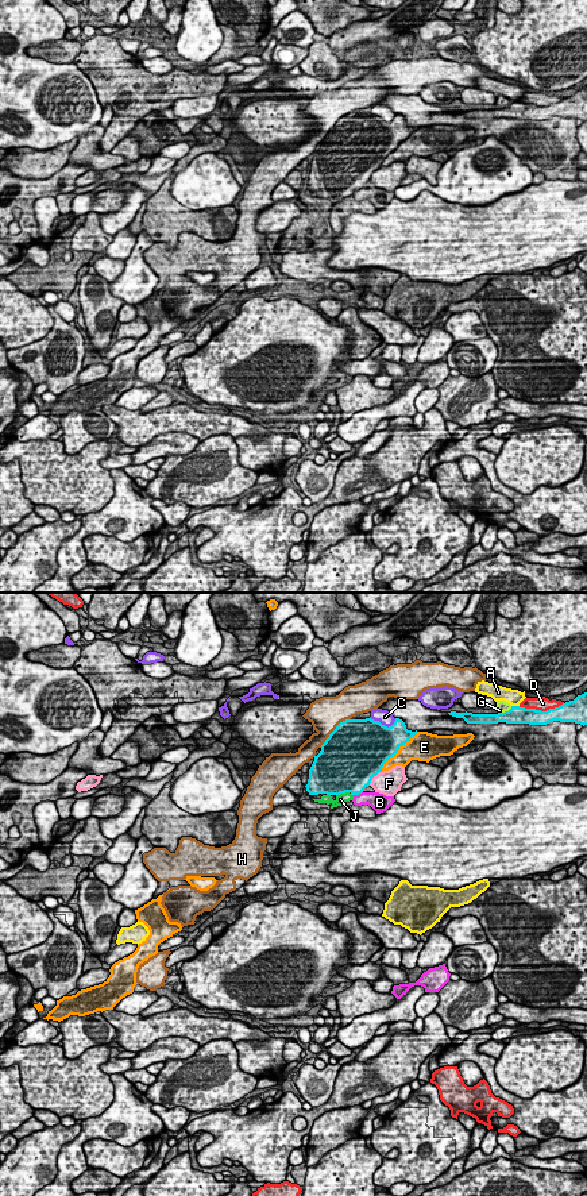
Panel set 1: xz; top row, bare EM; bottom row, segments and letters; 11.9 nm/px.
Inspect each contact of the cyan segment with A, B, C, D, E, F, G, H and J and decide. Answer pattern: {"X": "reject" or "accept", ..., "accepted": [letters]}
{"A": "reject", "B": "reject", "C": "reject", "D": "reject", "E": "reject", "F": "reject", "G": "reject", "H": "reject", "J": "accept", "accepted": ["J"]}

